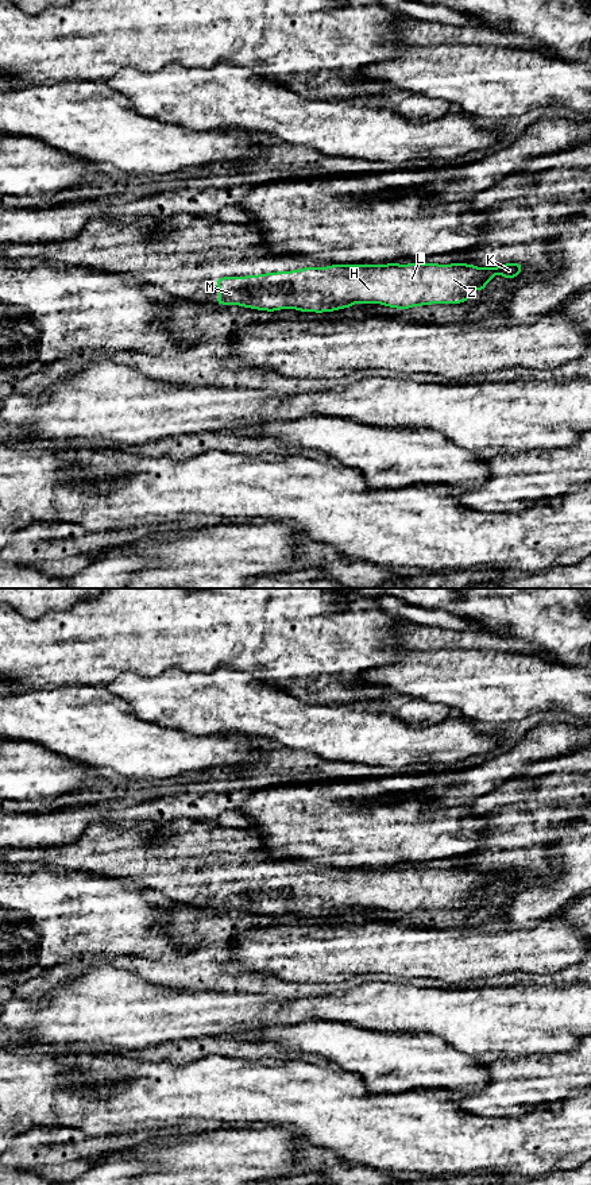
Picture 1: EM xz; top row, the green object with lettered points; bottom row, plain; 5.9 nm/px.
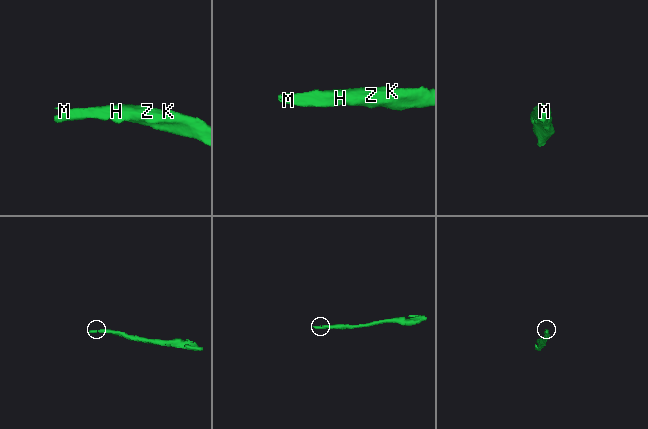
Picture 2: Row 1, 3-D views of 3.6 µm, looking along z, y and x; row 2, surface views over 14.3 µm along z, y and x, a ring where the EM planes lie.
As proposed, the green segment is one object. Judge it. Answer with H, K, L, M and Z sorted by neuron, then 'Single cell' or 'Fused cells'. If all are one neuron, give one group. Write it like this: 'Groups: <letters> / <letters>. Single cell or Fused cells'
Groups: H K L M Z. Single cell

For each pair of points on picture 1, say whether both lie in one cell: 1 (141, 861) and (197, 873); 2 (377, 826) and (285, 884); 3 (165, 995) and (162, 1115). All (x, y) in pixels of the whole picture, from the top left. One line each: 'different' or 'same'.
1: same
2: different
3: different

